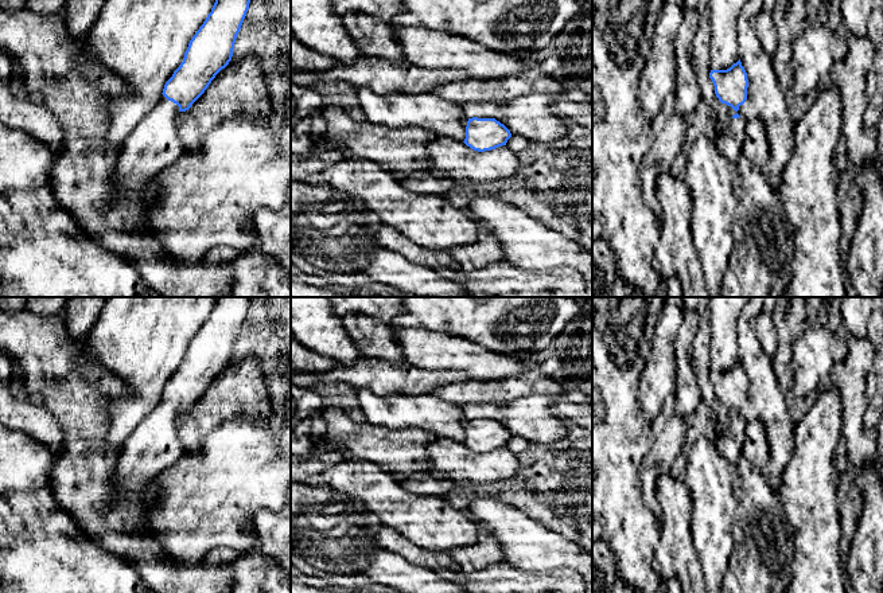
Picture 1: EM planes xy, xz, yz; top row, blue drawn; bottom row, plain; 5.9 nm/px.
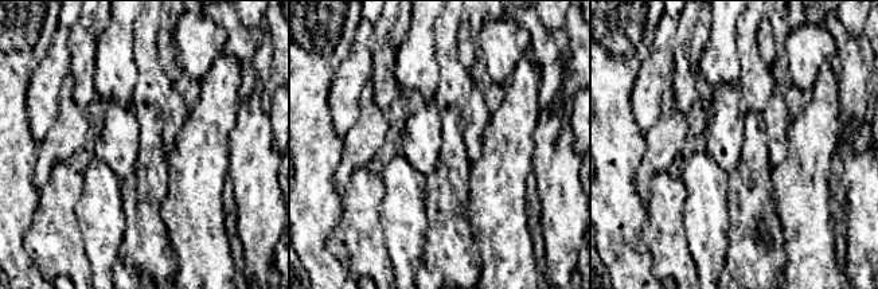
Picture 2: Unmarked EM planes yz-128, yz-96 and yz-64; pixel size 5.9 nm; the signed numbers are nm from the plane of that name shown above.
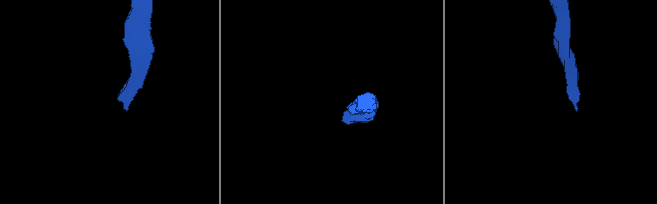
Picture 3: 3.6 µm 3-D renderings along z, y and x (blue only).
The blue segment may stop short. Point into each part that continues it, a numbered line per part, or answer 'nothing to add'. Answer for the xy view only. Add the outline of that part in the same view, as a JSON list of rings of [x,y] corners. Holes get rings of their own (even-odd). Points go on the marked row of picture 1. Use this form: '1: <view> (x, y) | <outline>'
1: xy (154, 144) | [[[163,94],[121,144],[112,180],[129,190],[176,161],[184,147],[178,134],[179,106]]]

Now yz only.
1: yz (730, 139) | [[[723,104],[727,113],[727,124],[723,128],[720,122],[713,117],[713,125],[716,132],[716,145],[719,152],[731,163],[736,163],[740,152],[742,145],[744,143],[744,133],[746,133],[746,125],[747,120],[742,114],[742,106],[739,106],[739,110],[735,112],[731,106]]]

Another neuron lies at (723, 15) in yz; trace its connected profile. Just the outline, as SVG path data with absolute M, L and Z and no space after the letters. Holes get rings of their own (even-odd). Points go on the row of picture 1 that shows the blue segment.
M708 0L711 70L727 70L739 61L738 20L747 3Z

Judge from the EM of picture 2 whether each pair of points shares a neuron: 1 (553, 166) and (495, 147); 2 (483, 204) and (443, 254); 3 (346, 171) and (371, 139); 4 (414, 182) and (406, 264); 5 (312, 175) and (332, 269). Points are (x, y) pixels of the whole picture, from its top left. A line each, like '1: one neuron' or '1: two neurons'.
1: two neurons
2: two neurons
3: one neuron
4: one neuron
5: one neuron

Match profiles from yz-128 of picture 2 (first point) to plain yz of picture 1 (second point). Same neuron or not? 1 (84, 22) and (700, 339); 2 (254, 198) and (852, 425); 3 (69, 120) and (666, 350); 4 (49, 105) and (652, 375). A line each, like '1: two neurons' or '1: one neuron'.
1: two neurons
2: two neurons
3: two neurons
4: one neuron

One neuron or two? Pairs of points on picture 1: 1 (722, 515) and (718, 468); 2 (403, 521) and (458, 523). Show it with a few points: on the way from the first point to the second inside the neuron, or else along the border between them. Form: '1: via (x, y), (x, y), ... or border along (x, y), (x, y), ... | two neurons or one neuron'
1: via (718, 503), (718, 480) | one neuron
2: via (416, 521), (444, 525) | one neuron

